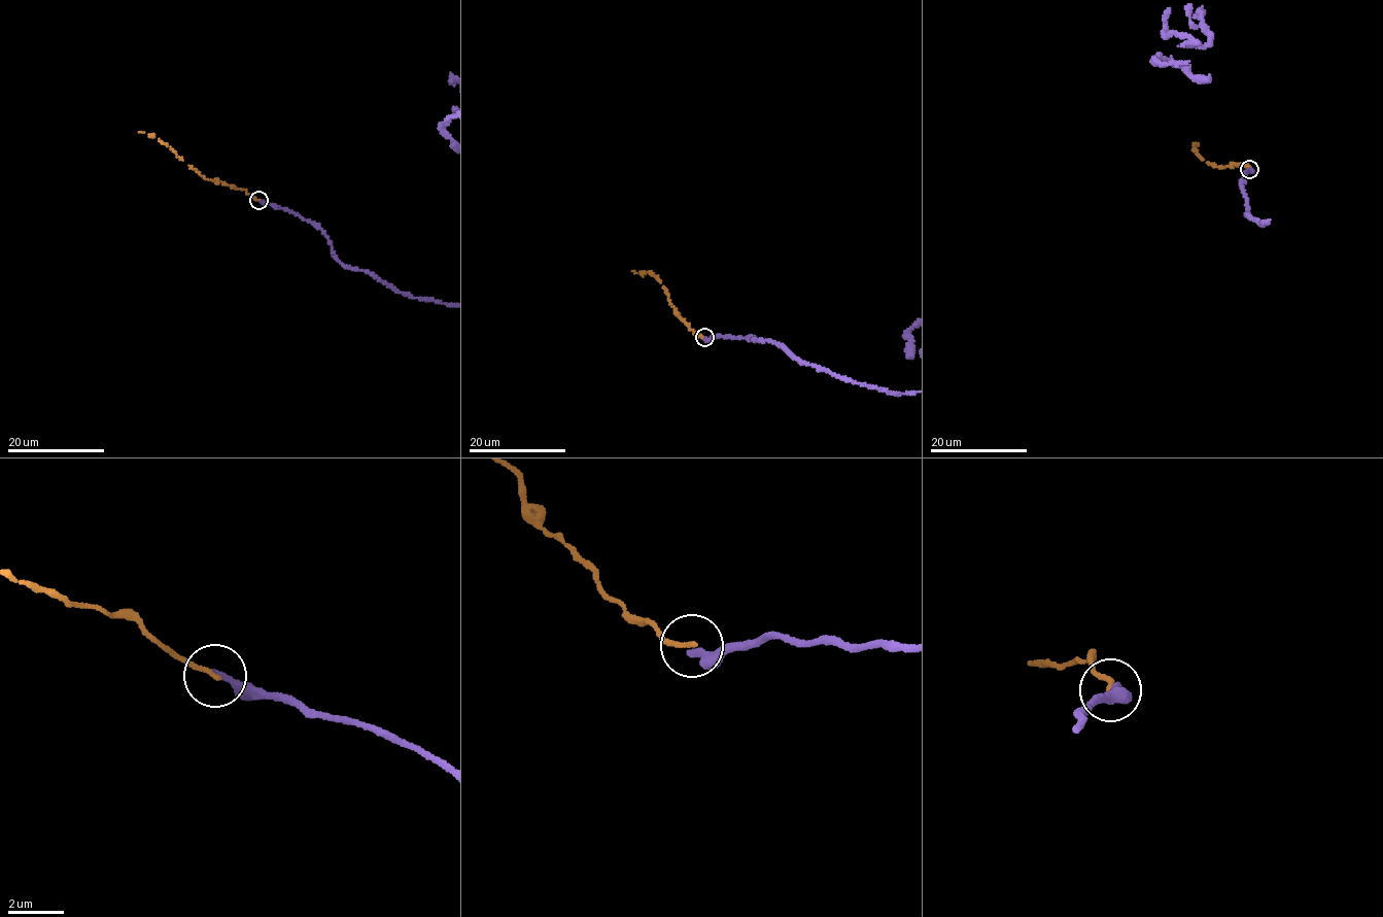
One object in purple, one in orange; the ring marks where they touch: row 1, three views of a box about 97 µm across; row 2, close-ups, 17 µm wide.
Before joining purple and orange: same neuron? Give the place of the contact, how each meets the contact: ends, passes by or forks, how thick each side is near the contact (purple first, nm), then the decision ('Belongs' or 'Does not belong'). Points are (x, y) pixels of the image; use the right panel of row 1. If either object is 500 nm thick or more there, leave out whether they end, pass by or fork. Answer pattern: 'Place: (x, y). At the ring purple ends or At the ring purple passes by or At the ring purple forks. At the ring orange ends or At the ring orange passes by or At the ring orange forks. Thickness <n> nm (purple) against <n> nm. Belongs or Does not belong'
Place: (1249, 169). At the ring purple ends. At the ring orange ends. Thickness 280 nm (purple) against 170 nm. Does not belong

